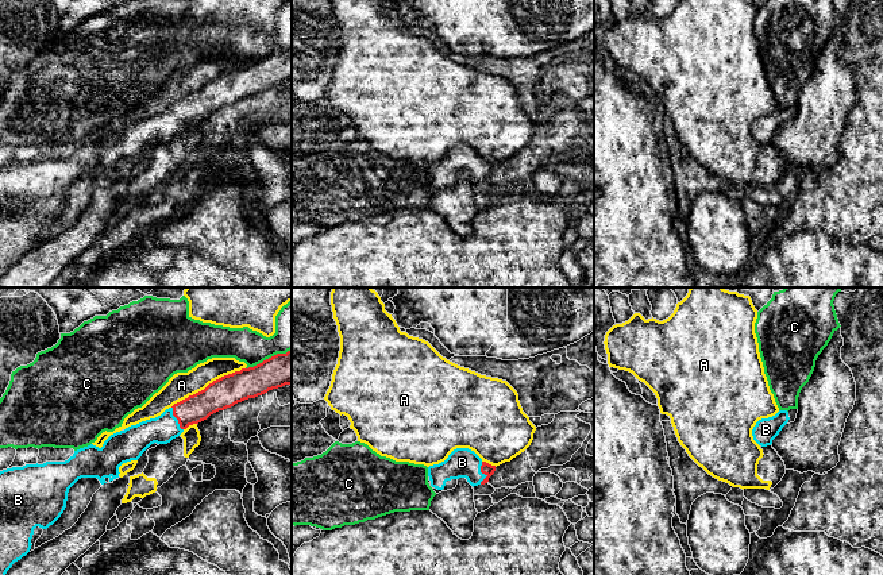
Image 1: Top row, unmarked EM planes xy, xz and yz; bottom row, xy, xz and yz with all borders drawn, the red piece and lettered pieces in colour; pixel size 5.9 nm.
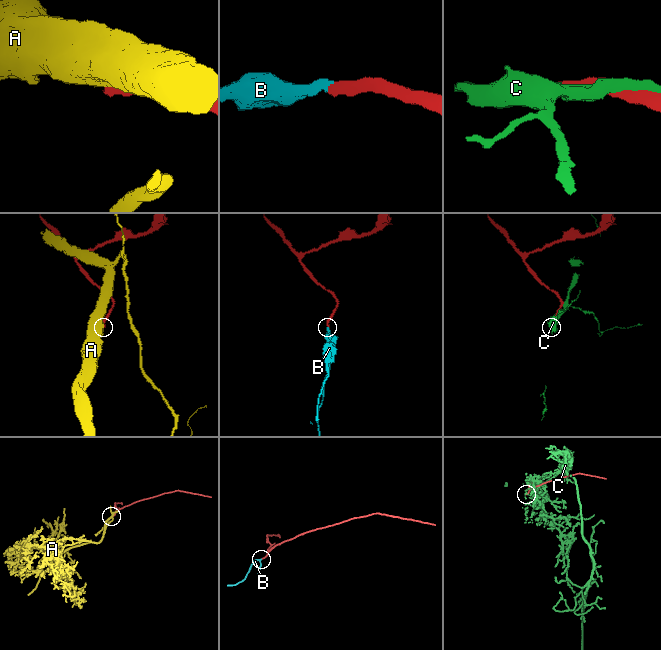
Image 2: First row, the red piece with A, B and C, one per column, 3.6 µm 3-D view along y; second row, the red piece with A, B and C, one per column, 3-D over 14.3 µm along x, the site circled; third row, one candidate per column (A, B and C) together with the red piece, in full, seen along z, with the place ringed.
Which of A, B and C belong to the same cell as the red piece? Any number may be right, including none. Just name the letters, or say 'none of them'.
B

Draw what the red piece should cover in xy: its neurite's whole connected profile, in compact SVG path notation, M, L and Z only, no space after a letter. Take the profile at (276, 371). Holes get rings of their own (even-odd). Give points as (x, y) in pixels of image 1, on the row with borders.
M292 350L213 381L161 416L111 435L101 448L90 444L65 462L0 471L0 575L35 549L43 530L63 513L69 489L78 479L111 482L123 463L138 460L151 444L167 444L189 425L285 385L292 385Z

